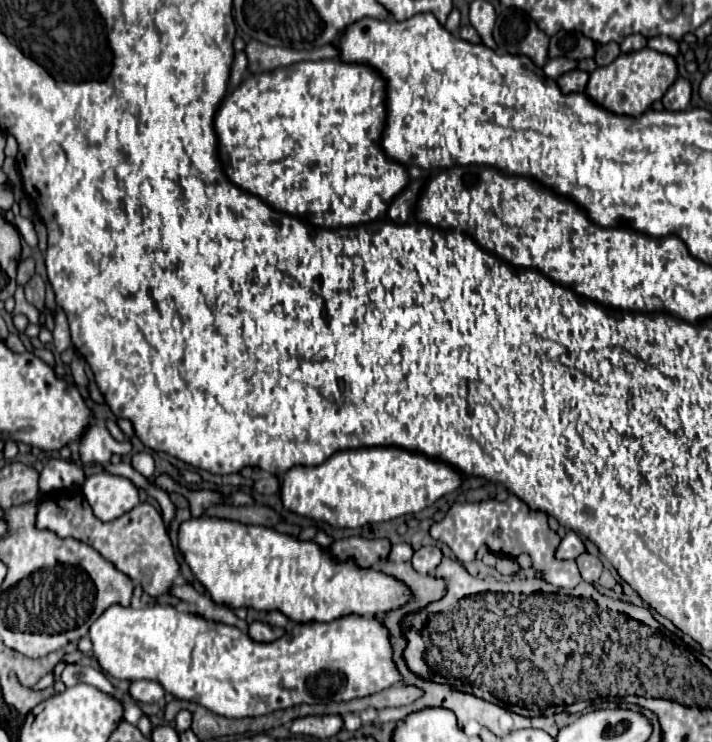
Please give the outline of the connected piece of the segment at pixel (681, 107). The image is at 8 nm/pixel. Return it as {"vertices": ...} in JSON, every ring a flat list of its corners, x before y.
{"vertices":[[679,77,663,95,663,107,667,111,685,111,691,103,691,83]]}

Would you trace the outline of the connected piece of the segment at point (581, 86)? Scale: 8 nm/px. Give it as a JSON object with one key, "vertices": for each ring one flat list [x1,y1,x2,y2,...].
{"vertices":[[575,69,575,71,561,75,557,79,557,85,561,87,563,93,583,93,587,87,587,81,589,81,589,75,581,69]]}

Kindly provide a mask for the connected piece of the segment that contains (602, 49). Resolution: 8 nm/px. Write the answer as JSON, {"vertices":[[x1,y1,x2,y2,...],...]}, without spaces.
{"vertices":[[611,42,597,48,594,60,599,67,609,65,621,54,618,43]]}

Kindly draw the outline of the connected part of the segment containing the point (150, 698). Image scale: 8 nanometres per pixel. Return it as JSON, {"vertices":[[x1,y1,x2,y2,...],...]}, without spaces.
{"vertices":[[133,681,129,695,133,701,159,703,167,693,165,689,161,689,161,685,157,685,157,681]]}

